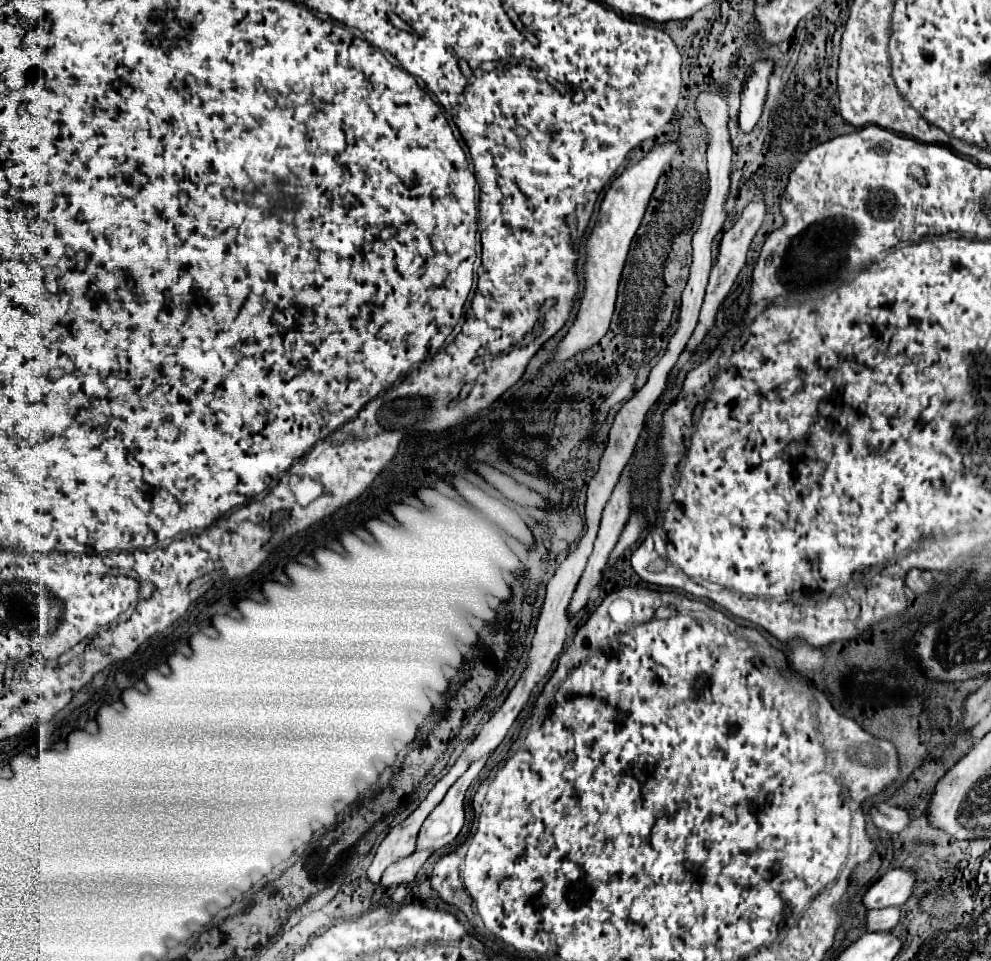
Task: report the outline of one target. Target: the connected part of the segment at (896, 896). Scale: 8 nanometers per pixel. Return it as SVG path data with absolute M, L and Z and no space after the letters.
M892 869L882 879L878 879L864 893L862 903L866 909L884 909L884 907L902 907L912 895L914 883L920 877L908 869Z

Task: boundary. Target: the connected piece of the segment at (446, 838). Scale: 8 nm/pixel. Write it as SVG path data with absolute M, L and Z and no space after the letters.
M488 757L470 765L470 769L448 789L442 803L424 821L418 835L418 849L440 849L456 839L464 825L464 793L472 779L480 773Z

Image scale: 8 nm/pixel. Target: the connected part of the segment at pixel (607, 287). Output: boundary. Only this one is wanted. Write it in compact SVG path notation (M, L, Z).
M670 141L670 143L662 143L652 147L652 151L634 167L626 169L622 175L618 175L610 189L606 191L602 205L600 205L600 213L598 213L598 221L594 225L594 231L588 239L588 263L586 263L586 289L580 301L580 309L578 309L578 317L574 321L574 325L570 327L568 335L562 339L562 343L558 345L558 349L554 351L552 359L562 363L570 357L574 357L580 351L586 351L588 347L592 347L596 341L600 341L612 321L614 315L614 303L616 303L616 295L618 295L618 283L622 277L622 269L630 251L630 243L644 219L648 201L652 197L652 191L658 183L658 177L662 175L664 167L670 165L672 157L680 151L680 143L678 141Z

